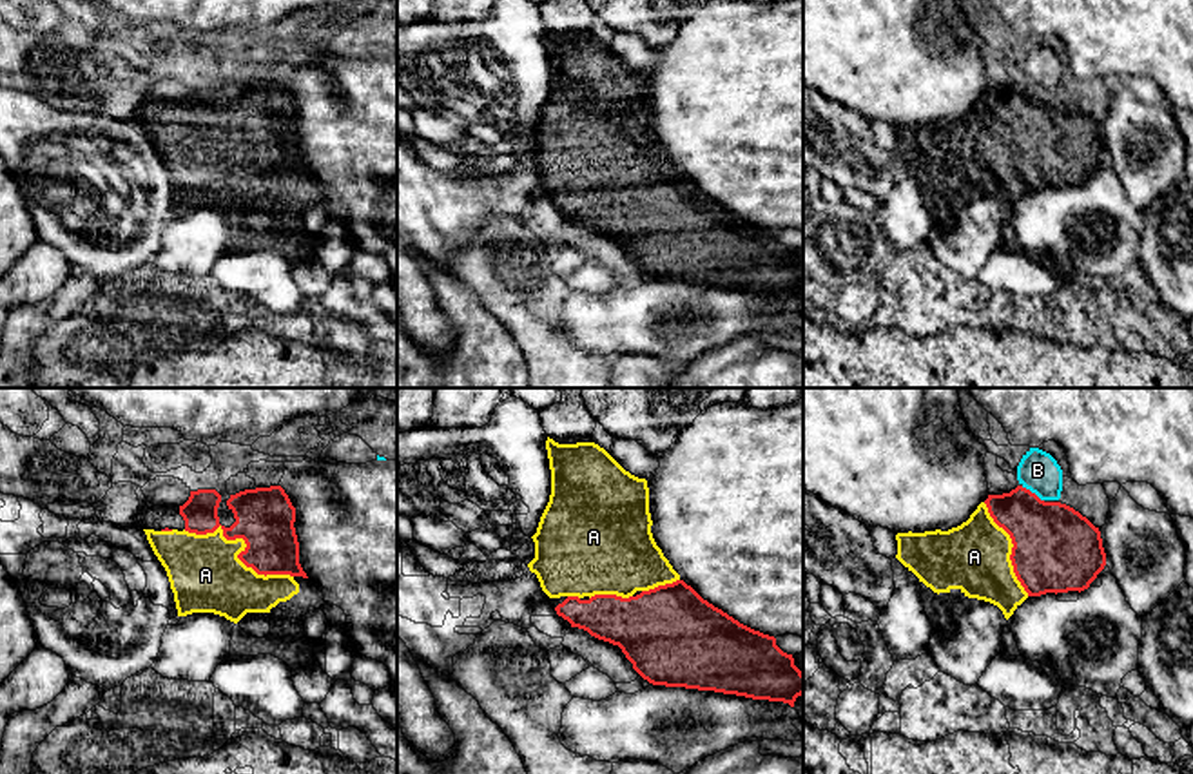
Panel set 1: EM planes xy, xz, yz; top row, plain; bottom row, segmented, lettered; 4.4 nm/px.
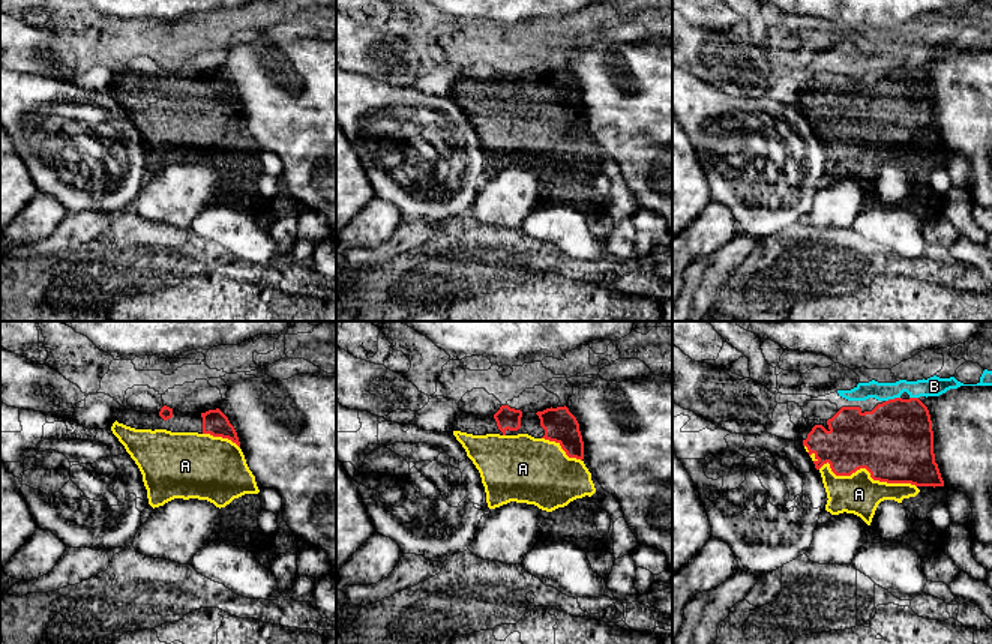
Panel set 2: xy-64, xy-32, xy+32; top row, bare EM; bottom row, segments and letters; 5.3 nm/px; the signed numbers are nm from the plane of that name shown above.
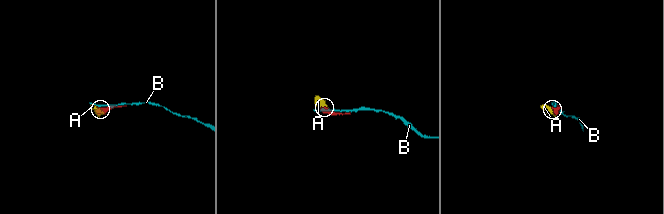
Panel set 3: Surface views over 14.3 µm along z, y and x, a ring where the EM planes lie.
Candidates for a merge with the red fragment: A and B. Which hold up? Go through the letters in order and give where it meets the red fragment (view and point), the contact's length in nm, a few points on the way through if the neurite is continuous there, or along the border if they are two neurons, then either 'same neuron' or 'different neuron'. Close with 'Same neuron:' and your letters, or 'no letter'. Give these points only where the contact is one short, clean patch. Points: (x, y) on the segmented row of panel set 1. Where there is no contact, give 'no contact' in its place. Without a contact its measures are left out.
A: contact xy (245, 542); length 550 nm; same neuron
B: contact yz (1030, 492); length 120 nm; different neuron
Same neuron: A

